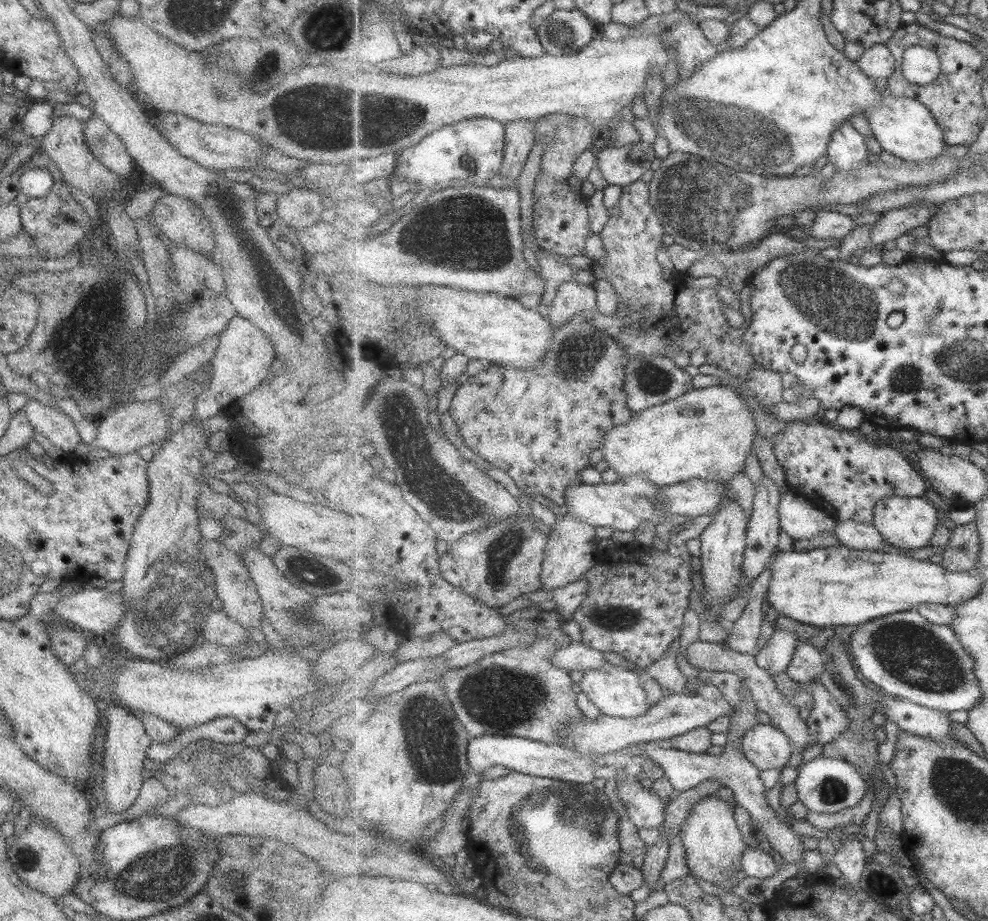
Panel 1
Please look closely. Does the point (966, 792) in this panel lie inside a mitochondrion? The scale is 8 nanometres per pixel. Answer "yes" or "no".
yes

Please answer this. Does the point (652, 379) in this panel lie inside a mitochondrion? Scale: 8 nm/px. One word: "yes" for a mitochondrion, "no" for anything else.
yes

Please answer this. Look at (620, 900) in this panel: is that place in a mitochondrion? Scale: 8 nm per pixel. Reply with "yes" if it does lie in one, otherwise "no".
no

